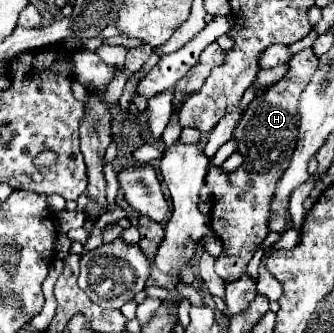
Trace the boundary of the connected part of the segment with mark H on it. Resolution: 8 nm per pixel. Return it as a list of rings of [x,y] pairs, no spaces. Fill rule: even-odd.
[[[313,50],[297,52],[289,60],[287,74],[277,84],[269,86],[263,96],[257,96],[243,112],[233,138],[237,138],[239,152],[245,160],[243,164],[251,172],[253,188],[249,192],[235,190],[235,186],[227,178],[229,174],[225,174],[221,166],[211,166],[209,174],[205,176],[205,184],[211,188],[213,194],[211,230],[223,242],[223,254],[215,260],[215,272],[227,282],[235,282],[239,280],[237,276],[245,274],[249,260],[269,234],[265,232],[265,220],[269,218],[269,200],[273,198],[273,188],[281,178],[281,172],[285,172],[285,164],[289,164],[293,140],[297,140],[297,100],[315,70],[317,56],[313,54]]]

